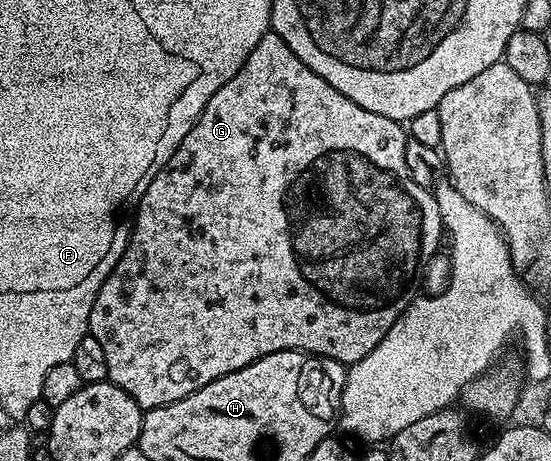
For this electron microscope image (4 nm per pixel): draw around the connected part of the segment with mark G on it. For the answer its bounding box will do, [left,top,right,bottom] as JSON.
[89,30,445,410]

